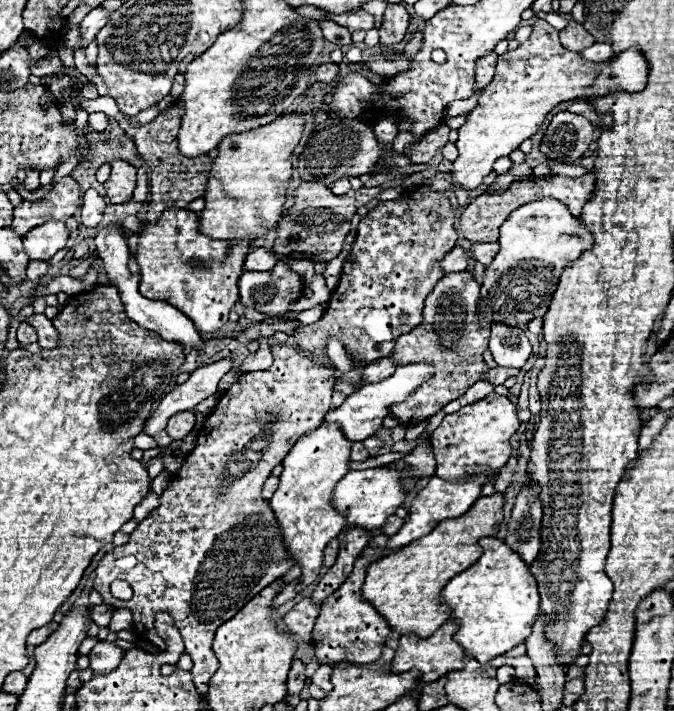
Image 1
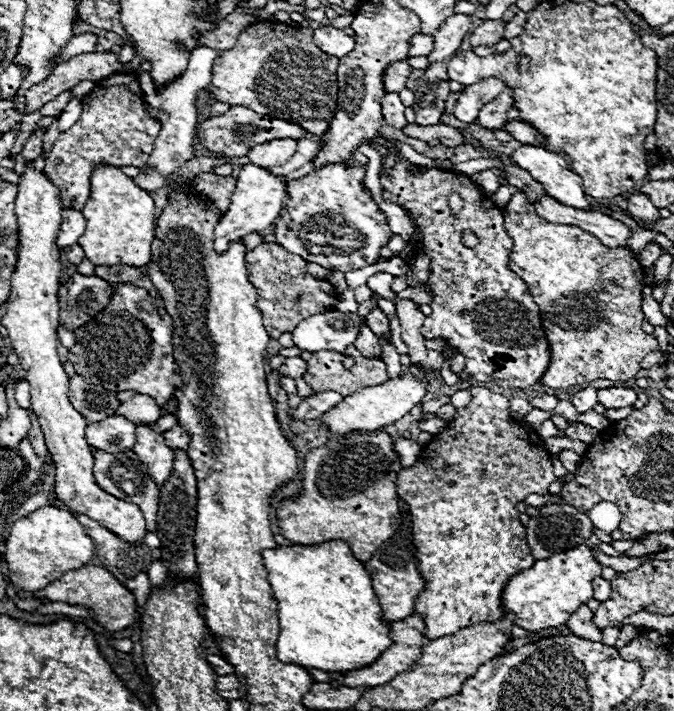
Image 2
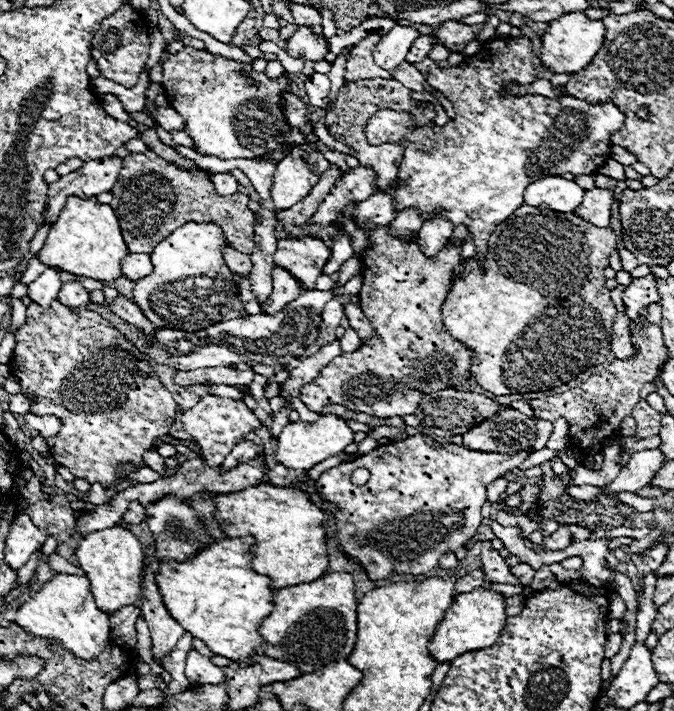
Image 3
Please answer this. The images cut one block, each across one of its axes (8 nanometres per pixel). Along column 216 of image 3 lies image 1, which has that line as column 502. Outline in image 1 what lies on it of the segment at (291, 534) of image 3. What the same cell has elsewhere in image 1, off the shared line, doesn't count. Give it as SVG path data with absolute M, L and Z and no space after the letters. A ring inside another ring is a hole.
M480 496L472 508L460 518L442 520L434 532L414 540L406 548L400 548L396 554L384 556L382 560L368 566L366 582L362 596L386 618L392 630L396 632L414 632L422 638L430 636L444 622L448 622L450 612L442 604L442 588L458 572L470 568L474 560L482 556L478 540L484 536L496 536L500 522L504 518L504 496Z

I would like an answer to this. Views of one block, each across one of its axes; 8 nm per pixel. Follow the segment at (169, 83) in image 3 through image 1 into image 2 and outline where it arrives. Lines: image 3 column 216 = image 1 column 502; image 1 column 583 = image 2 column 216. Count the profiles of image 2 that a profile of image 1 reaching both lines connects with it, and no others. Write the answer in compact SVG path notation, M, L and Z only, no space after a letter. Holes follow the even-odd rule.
M260 20L242 30L234 48L214 60L210 92L230 106L248 106L258 114L300 124L310 134L322 136L336 112L338 64L336 56L328 56L314 44L312 30Z

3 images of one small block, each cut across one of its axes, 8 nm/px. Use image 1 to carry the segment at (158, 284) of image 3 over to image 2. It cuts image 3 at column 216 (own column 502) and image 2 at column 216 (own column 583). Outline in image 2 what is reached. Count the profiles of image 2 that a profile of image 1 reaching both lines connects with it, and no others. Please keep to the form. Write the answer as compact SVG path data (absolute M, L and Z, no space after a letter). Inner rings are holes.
M256 164L242 166L240 176L236 180L236 190L230 196L230 208L220 216L214 230L216 252L224 254L232 240L240 240L246 234L254 234L254 232L262 234L266 228L270 228L274 220L280 216L280 210L284 208L286 198L288 198L288 192L286 192L286 182L282 182L282 178L268 174L268 170Z

